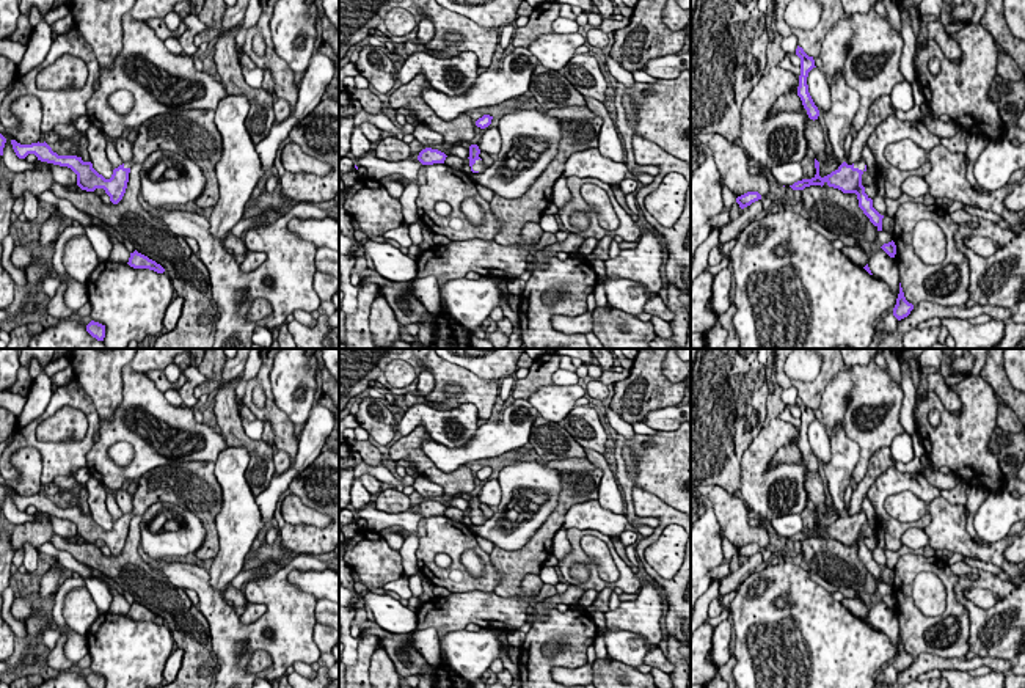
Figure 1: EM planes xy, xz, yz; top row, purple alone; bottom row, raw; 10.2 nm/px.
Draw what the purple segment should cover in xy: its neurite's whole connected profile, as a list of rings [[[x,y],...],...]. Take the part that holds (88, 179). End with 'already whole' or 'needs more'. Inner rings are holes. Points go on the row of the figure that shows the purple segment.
[[[170,110],[157,115],[138,127],[137,140],[132,145],[133,157],[130,162],[113,170],[110,179],[99,174],[91,162],[83,162],[77,156],[58,156],[44,143],[20,145],[11,140],[19,159],[35,154],[38,160],[67,167],[77,174],[77,185],[82,190],[94,192],[104,188],[113,204],[118,204],[127,188],[130,168],[144,160],[155,151],[173,151],[193,160],[206,176],[204,192],[195,204],[212,207],[220,198],[215,167],[221,159],[223,143],[215,126],[213,110]]] | needs more

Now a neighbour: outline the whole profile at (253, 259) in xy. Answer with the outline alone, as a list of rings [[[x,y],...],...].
[[[248,251],[245,261],[240,264],[240,270],[243,273],[248,273],[257,269],[265,259],[267,259],[267,254],[262,251]]]

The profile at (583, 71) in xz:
[[[575,55],[562,74],[584,96],[606,102],[606,80],[600,71],[598,61],[590,55]]]

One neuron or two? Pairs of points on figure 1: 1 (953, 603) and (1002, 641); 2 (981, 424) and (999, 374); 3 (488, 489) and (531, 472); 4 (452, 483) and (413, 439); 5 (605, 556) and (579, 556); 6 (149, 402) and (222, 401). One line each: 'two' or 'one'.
1: two
2: two
3: two
4: one
5: two
6: two

